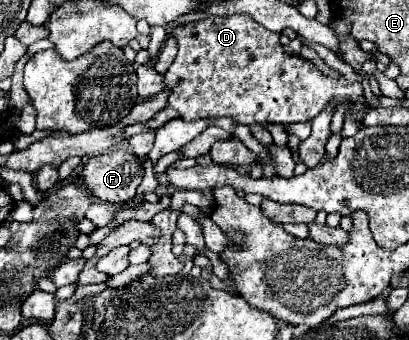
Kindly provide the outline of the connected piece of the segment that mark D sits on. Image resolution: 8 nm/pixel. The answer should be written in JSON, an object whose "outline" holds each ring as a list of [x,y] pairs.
{"outline":[[[212,16],[200,22],[190,22],[176,32],[172,32],[178,44],[178,54],[164,74],[164,88],[170,90],[168,94],[168,106],[176,108],[176,112],[184,120],[196,120],[196,118],[216,118],[216,116],[230,116],[240,124],[250,122],[268,122],[268,124],[292,124],[292,122],[310,122],[314,116],[320,114],[320,110],[330,102],[342,102],[350,100],[352,104],[348,110],[356,116],[358,122],[362,122],[364,112],[368,110],[364,102],[364,91],[361,82],[350,82],[344,77],[333,78],[324,74],[318,66],[314,66],[310,60],[304,60],[302,56],[292,56],[284,52],[284,46],[280,44],[280,34],[268,32],[266,28],[260,28],[256,20],[250,16]]]}

